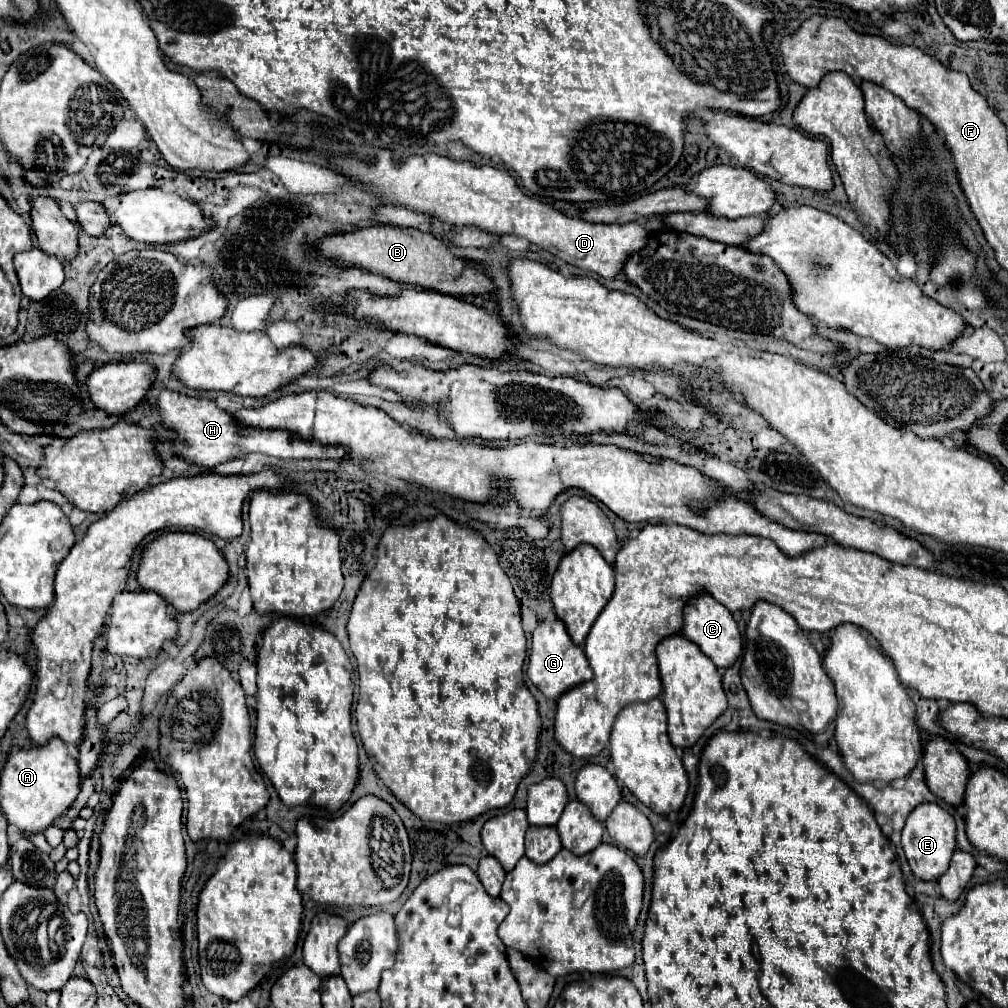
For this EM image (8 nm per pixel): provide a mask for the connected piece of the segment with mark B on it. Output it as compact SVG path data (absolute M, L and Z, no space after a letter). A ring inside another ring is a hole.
M372 225L366 229L356 229L352 233L338 233L328 235L320 243L322 253L328 257L340 257L346 263L358 265L364 271L386 275L394 281L422 287L422 289L434 289L446 295L456 297L480 297L480 295L492 295L496 293L494 281L476 269L474 263L466 261L464 257L458 257L450 251L450 245L432 235L424 233L420 229L404 229L394 225Z

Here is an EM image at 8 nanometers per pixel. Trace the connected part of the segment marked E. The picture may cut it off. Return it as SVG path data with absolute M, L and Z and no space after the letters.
M922 803L920 807L916 807L910 813L910 817L902 829L902 847L904 847L906 859L910 863L910 869L918 879L938 881L946 873L952 853L956 851L954 817L936 803Z

